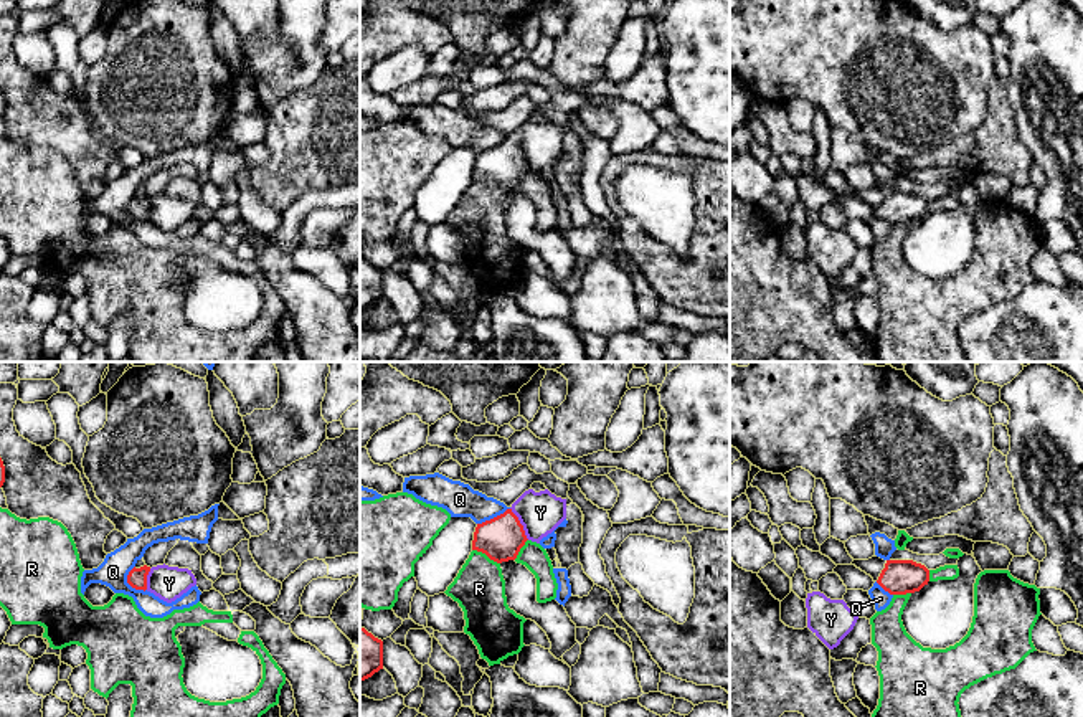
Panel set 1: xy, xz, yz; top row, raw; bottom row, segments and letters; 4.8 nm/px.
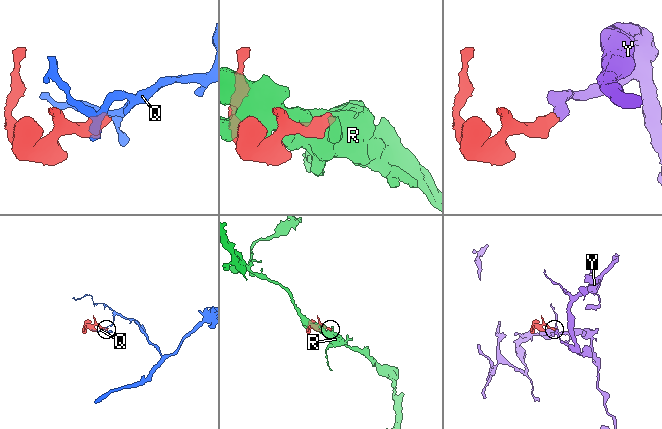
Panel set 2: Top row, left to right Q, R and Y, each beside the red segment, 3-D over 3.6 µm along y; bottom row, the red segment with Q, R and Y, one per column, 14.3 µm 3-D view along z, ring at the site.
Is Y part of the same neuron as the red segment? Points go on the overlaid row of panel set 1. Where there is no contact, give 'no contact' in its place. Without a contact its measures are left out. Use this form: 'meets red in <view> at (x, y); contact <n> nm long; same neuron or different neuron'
meets red in xz at (520, 524); contact 180 nm long; same neuron

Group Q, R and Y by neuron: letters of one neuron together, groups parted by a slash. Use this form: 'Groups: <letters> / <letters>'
Groups: Q / R / Y

